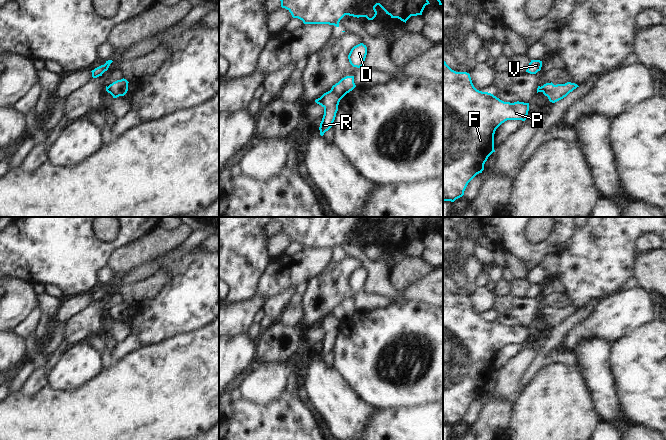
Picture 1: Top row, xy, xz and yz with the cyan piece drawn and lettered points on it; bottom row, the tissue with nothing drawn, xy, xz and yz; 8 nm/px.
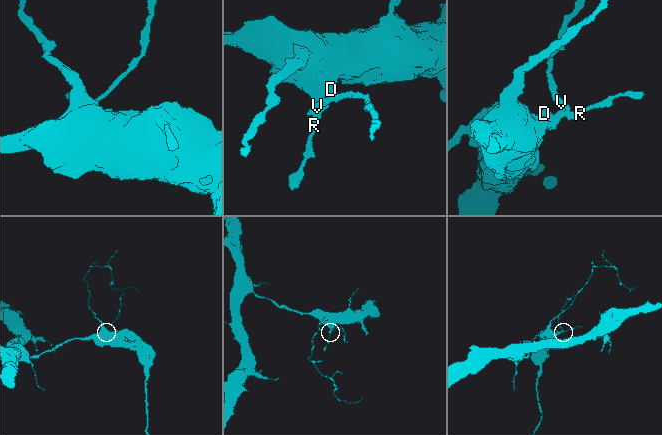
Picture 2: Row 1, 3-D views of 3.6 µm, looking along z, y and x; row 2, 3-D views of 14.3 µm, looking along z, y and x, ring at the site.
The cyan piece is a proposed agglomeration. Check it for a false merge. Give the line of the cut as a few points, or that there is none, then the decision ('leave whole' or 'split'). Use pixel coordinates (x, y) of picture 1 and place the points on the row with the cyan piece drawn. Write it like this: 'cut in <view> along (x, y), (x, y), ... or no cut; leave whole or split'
cut in xz along (330, 90), (341, 98); split

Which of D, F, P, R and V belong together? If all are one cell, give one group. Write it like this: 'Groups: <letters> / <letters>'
Groups: D F P / R V

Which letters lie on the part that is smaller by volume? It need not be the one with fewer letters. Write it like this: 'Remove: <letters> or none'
Remove: R, V

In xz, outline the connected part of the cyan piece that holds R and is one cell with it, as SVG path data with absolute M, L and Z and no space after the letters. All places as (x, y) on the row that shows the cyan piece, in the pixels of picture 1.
M330 90L315 100L317 104L324 108L324 115L319 127L321 136L332 127L341 99Z

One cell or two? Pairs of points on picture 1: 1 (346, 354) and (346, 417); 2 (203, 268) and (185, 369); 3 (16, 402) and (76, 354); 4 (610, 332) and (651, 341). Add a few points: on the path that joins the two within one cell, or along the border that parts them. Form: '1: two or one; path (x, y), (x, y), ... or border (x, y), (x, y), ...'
1: two; border (332, 367), (361, 399)
2: two; border (208, 323), (198, 329), (177, 333), (169, 338)
3: two; border (47, 384), (55, 390), (70, 390)
4: two; border (647, 324), (637, 327), (612, 344)

